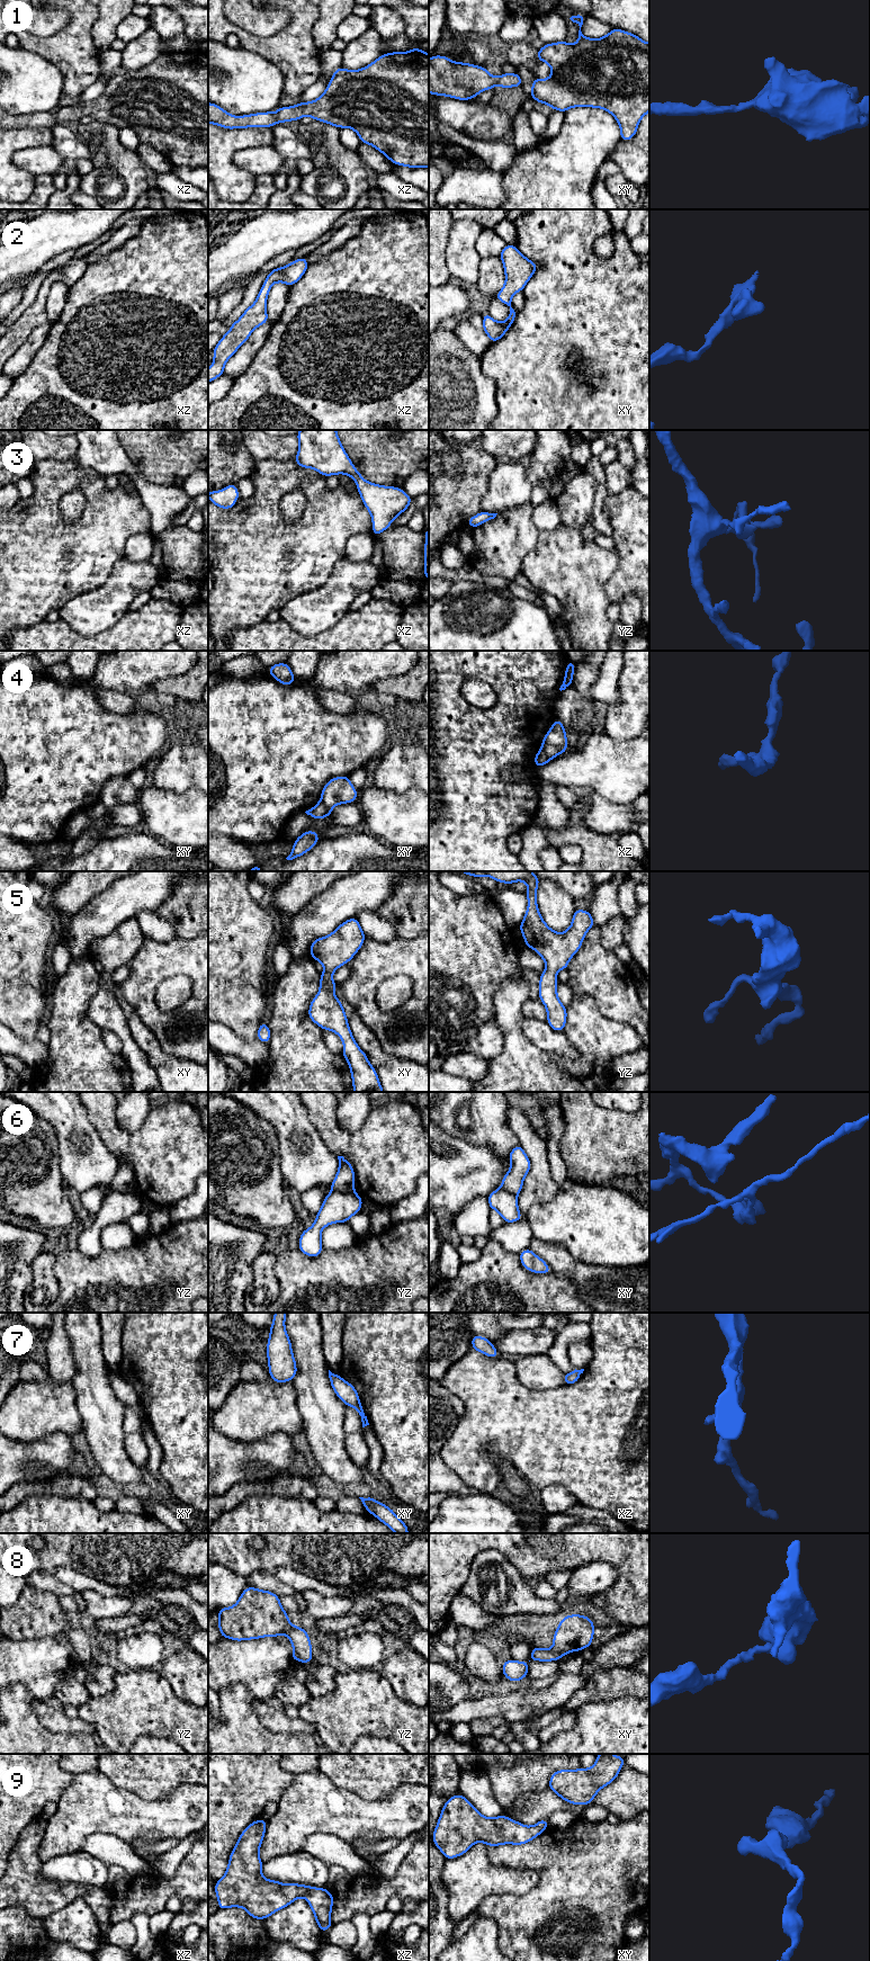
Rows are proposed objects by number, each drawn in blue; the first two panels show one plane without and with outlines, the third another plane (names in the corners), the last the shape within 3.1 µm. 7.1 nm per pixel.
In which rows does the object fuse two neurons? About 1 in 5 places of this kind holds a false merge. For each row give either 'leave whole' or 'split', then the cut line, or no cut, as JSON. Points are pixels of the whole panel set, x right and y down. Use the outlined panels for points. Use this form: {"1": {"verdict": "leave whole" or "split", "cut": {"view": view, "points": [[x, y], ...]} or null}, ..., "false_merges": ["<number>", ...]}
{"1": {"verdict": "leave whole", "cut": null}, "2": {"verdict": "leave whole", "cut": null}, "3": {"verdict": "leave whole", "cut": null}, "4": {"verdict": "leave whole", "cut": null}, "5": {"verdict": "leave whole", "cut": null}, "6": {"verdict": "split", "cut": {"view": "yz", "points": [[332, 1190], [341, 1192], [353, 1191]]}}, "7": {"verdict": "leave whole", "cut": null}, "8": {"verdict": "leave whole", "cut": null}, "9": {"verdict": "leave whole", "cut": null}, "false_merges": ["6"]}

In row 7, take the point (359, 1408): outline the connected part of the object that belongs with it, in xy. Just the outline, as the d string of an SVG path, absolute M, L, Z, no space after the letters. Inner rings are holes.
M329 1370L329 1378L335 1395L344 1405L355 1407L361 1417L362 1427L369 1425L364 1407L360 1405L360 1398L353 1385L347 1382L341 1376L334 1375Z

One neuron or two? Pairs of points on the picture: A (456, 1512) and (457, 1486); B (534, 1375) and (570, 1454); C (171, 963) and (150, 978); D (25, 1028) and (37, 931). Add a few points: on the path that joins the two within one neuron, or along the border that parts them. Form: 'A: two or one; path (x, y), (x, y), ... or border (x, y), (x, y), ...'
A: two; border (475, 1493), (466, 1495), (456, 1494)
B: two; border (517, 1377), (536, 1389), (564, 1384)
C: one; path (166, 963), (155, 973)
D: one; path (25, 1004), (25, 955)

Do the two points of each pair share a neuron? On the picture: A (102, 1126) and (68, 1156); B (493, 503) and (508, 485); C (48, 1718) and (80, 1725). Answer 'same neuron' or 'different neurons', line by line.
A: different neurons
B: same neuron
C: same neuron

